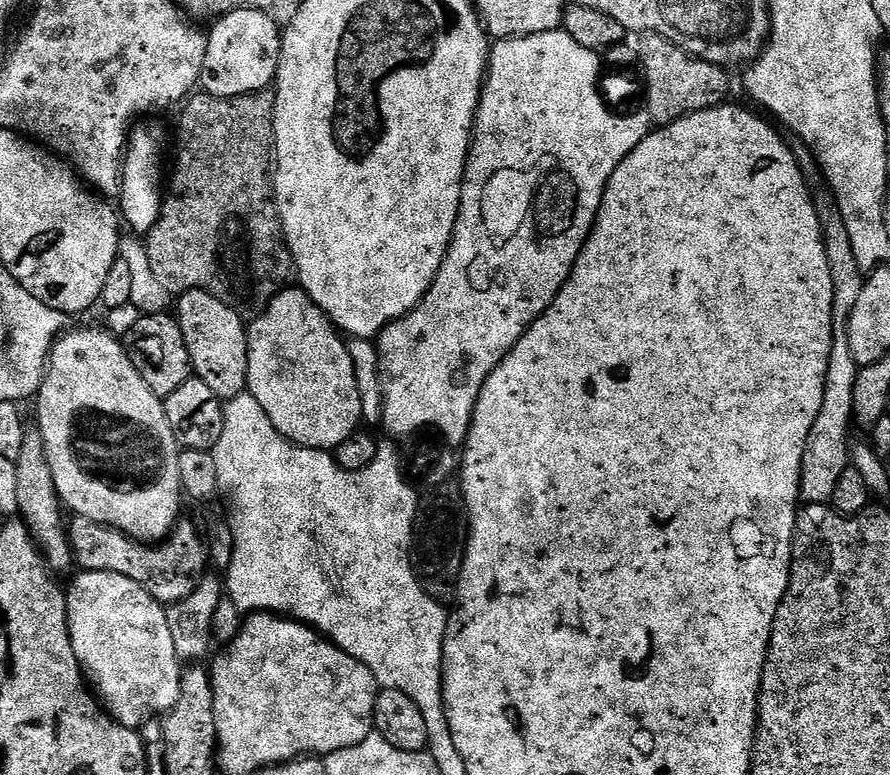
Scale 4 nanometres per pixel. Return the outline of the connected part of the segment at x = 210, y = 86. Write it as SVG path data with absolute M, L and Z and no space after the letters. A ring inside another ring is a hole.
M234 10L225 12L215 21L207 33L206 62L202 62L199 87L209 96L245 96L251 92L263 92L273 87L280 65L281 25L276 25L264 10Z

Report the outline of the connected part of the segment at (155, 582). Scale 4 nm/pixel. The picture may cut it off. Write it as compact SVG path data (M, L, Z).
M73 515L67 521L68 541L72 547L72 559L77 569L90 571L112 571L114 574L125 575L133 582L138 582L147 594L150 594L163 606L180 603L195 590L201 579L206 575L209 567L208 552L205 548L201 529L191 524L187 518L181 519L173 528L168 539L159 541L157 544L142 544L139 540L132 540L125 532L119 532L113 528L107 528L104 524L90 522L90 518L82 518Z

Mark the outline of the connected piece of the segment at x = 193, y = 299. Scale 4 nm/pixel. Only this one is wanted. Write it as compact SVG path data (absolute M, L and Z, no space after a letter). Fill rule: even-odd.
M185 292L179 300L180 305L174 312L192 359L195 379L206 382L222 401L240 396L248 387L248 328L245 321L233 308L226 306L226 302L214 298L209 292Z

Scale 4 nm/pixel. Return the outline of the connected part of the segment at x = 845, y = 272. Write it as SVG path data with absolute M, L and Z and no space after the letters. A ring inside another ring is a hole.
M827 191L816 192L816 213L820 219L820 229L824 235L826 258L830 262L830 282L834 282L834 310L832 311L832 345L830 346L830 362L826 366L826 386L822 394L822 410L818 410L818 418L814 418L814 426L810 426L810 438L806 438L804 457L802 458L802 474L800 475L800 498L804 504L828 504L834 494L834 485L838 478L850 467L850 443L848 431L853 431L854 421L854 378L858 378L861 365L854 362L854 354L850 351L850 318L854 314L854 306L858 306L858 294L862 294L866 274L858 266L858 258L854 258L854 249L850 246L850 234L846 230L846 222L842 222L842 214L836 209L836 201Z

